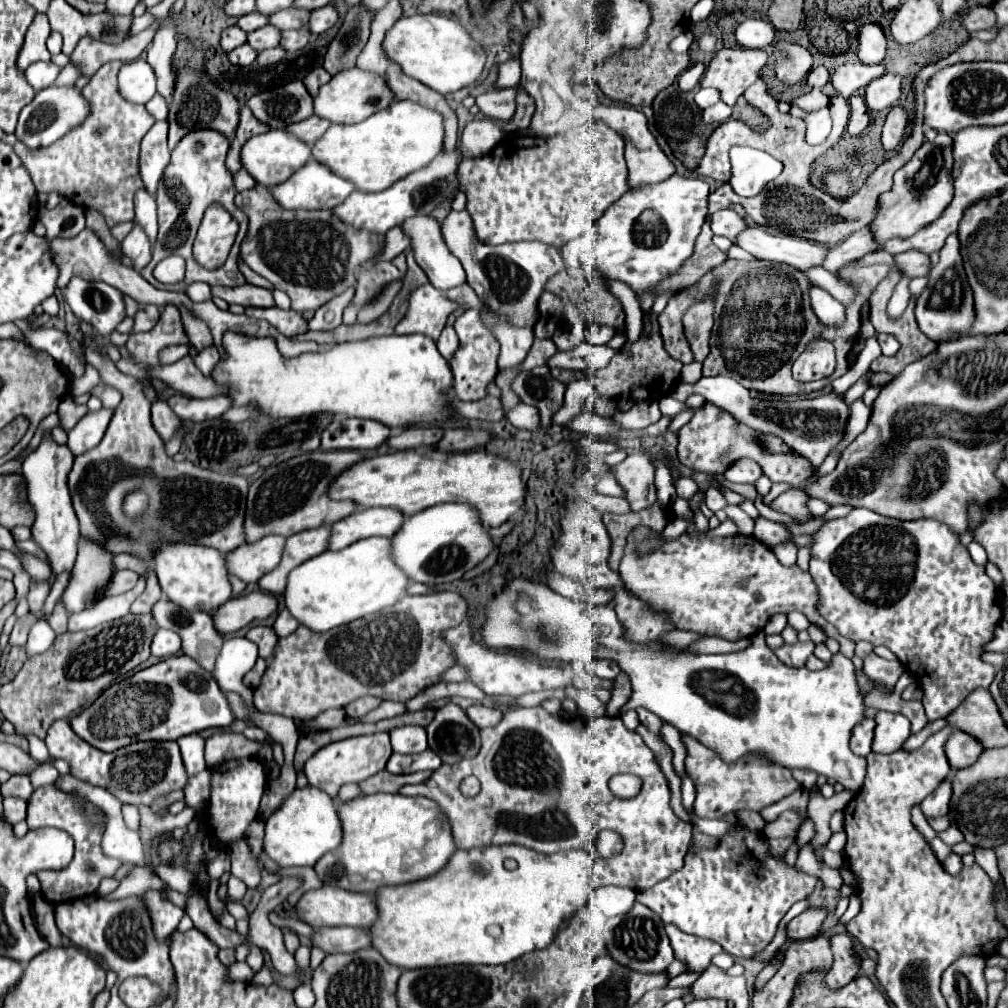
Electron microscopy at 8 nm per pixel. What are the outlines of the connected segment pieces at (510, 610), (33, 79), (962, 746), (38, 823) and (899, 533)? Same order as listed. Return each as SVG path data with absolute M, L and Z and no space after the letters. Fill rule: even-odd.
M513 578L503 586L499 594L495 594L487 602L481 638L487 648L519 650L523 654L531 654L541 662L573 664L581 660L581 654L613 660L629 676L631 682L631 698L621 708L620 715L627 708L635 710L643 706L649 712L657 714L661 720L673 724L677 730L697 738L707 748L719 752L727 762L735 762L741 756L755 754L765 756L773 764L785 768L815 770L817 774L823 774L843 784L843 788L851 794L857 794L863 786L867 762L851 752L849 738L851 728L863 720L865 704L855 682L855 666L841 652L833 654L829 668L809 672L807 668L795 670L781 664L777 656L767 648L763 632L755 634L751 646L747 646L745 650L729 654L671 654L663 650L653 650L649 646L635 644L623 636L623 626L619 624L611 602L599 606L591 602L575 602L553 592L549 586L527 578Z
M35 62L25 70L25 76L35 90L43 90L55 82L59 72L61 68L53 62Z
M955 730L951 732L945 750L947 750L947 760L951 764L951 770L959 770L975 764L975 760L983 752L983 746L973 736Z
M51 784L33 790L33 794L29 796L29 800L27 800L27 824L29 824L29 828L31 830L43 828L43 826L59 828L59 830L65 830L75 842L75 856L73 856L69 866L65 866L61 870L37 872L37 878L41 882L41 894L51 904L61 904L61 902L67 902L67 900L75 900L75 898L81 898L81 896L95 894L101 878L113 876L115 870L119 868L117 860L107 858L101 852L101 836L103 836L103 828L99 824L101 818L103 818L103 814L99 812L97 806L89 804L85 808L79 808L61 790L51 788Z
M855 508L851 510L845 518L837 518L837 520L829 520L819 532L811 534L811 536L797 536L793 538L793 542L801 548L809 542L813 542L813 550L811 550L811 562L809 562L809 572L813 576L813 582L819 590L819 614L831 622L841 636L851 638L851 640L869 640L873 646L887 646L897 658L899 662L905 666L905 670L917 680L919 688L923 690L923 706L927 712L927 718L933 722L937 718L947 716L947 712L953 712L963 698L967 698L975 688L989 688L993 676L995 676L995 668L987 662L981 660L983 652L985 652L985 644L989 644L995 638L995 628L1003 618L1003 608L999 604L999 588L995 586L995 582L985 574L983 566L977 566L967 548L959 542L959 534L951 532L951 528L947 528L947 524L931 520L931 518L919 518L919 520L911 520L911 522L899 522L881 514L875 514L867 508Z

